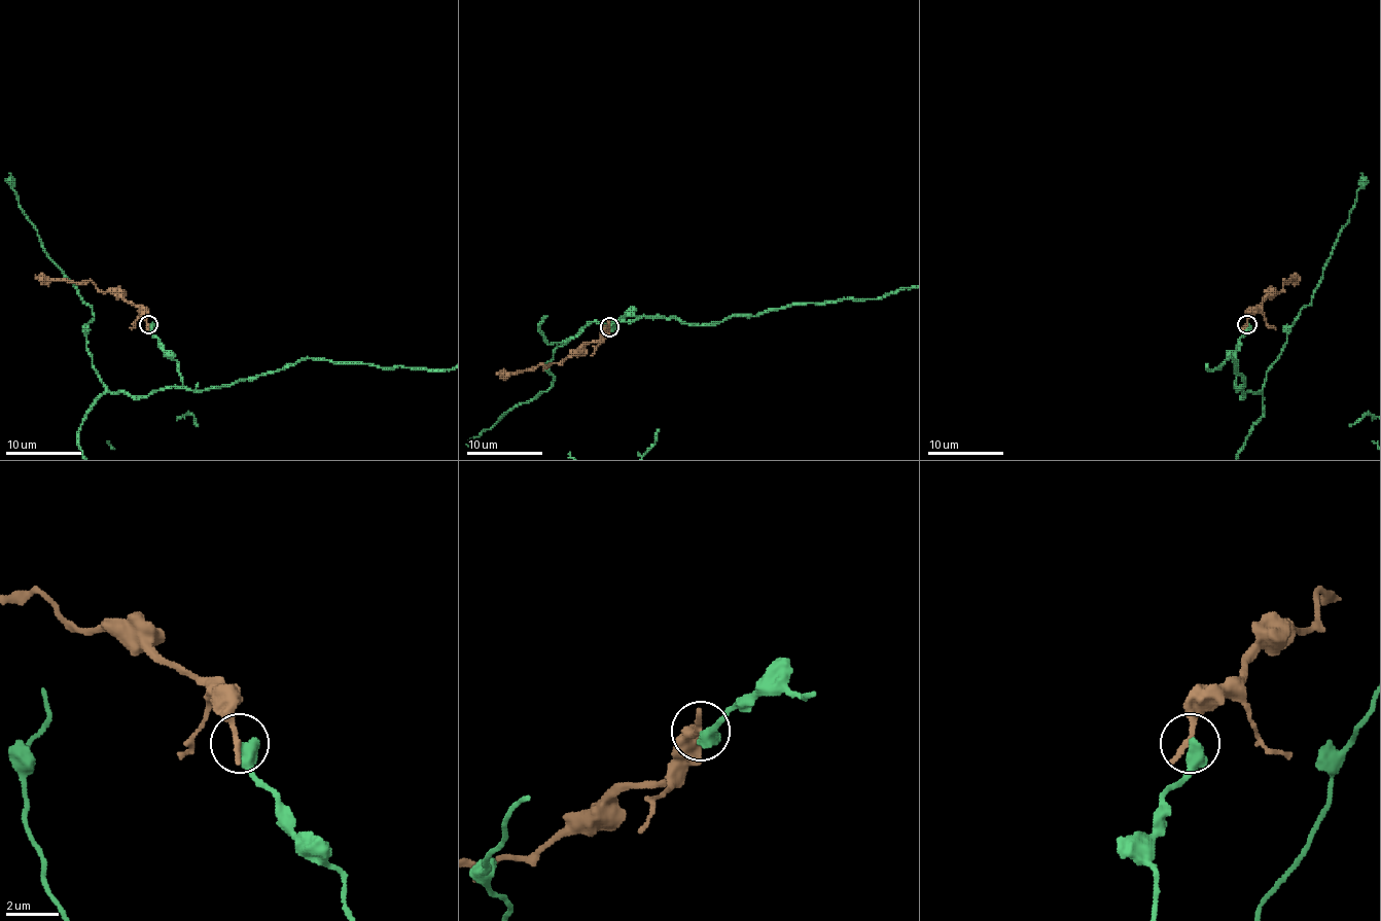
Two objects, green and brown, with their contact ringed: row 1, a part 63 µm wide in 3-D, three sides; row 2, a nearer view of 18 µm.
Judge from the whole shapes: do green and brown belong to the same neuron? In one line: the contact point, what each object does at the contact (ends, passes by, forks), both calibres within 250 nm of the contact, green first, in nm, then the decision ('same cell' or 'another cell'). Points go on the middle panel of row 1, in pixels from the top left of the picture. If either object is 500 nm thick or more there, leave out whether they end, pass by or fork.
at (609, 326); 550 nm thick on the green side, 280 nm on the other; another cell

